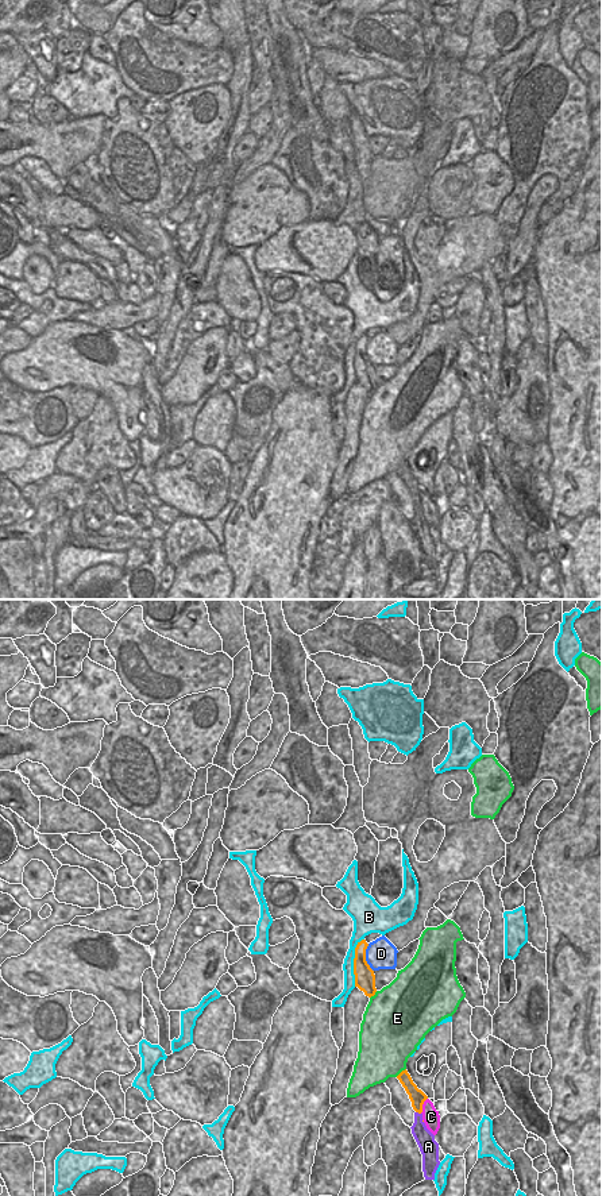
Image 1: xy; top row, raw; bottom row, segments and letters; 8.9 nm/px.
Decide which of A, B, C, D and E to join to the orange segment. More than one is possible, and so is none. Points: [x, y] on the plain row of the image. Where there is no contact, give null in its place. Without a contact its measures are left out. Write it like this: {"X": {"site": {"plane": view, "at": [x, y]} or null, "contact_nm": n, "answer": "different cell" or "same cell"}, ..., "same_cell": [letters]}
{"A": {"site": {"plane": "xy", "at": [419, 508]}, "contact_nm": 60, "answer": "same cell"}, "B": {"site": {"plane": "xy", "at": [354, 358]}, "contact_nm": 440, "answer": "different cell"}, "C": {"site": {"plane": "xy", "at": [421, 501]}, "contact_nm": 160, "answer": "different cell"}, "D": {"site": {"plane": "xy", "at": [365, 352]}, "contact_nm": 260, "answer": "different cell"}, "E": {"site": {"plane": "xy", "at": [401, 467]}, "contact_nm": 120, "answer": "different cell"}, "same_cell": ["A"]}

